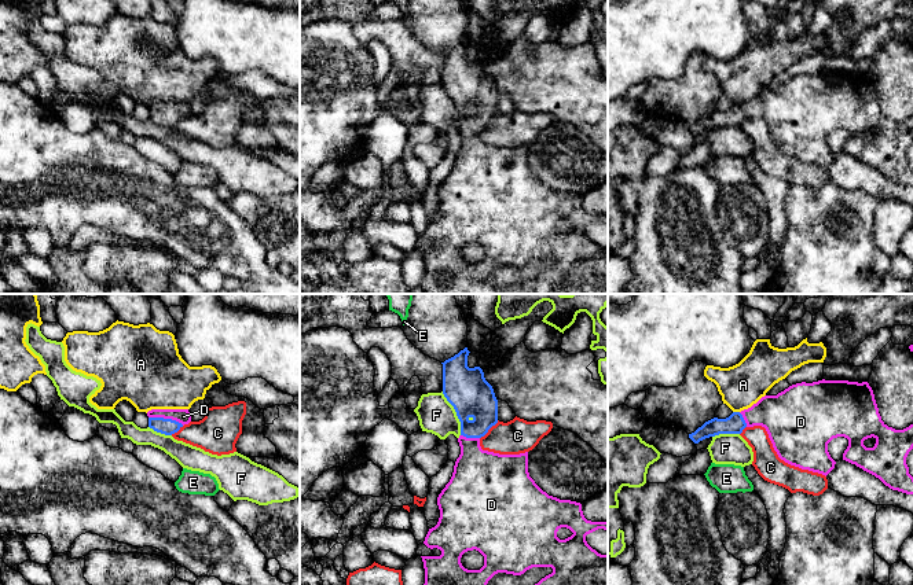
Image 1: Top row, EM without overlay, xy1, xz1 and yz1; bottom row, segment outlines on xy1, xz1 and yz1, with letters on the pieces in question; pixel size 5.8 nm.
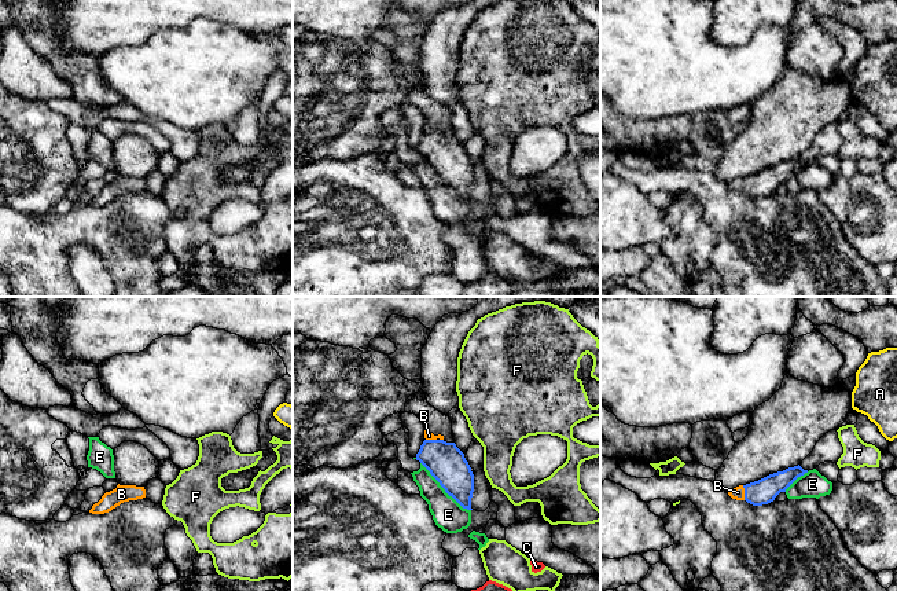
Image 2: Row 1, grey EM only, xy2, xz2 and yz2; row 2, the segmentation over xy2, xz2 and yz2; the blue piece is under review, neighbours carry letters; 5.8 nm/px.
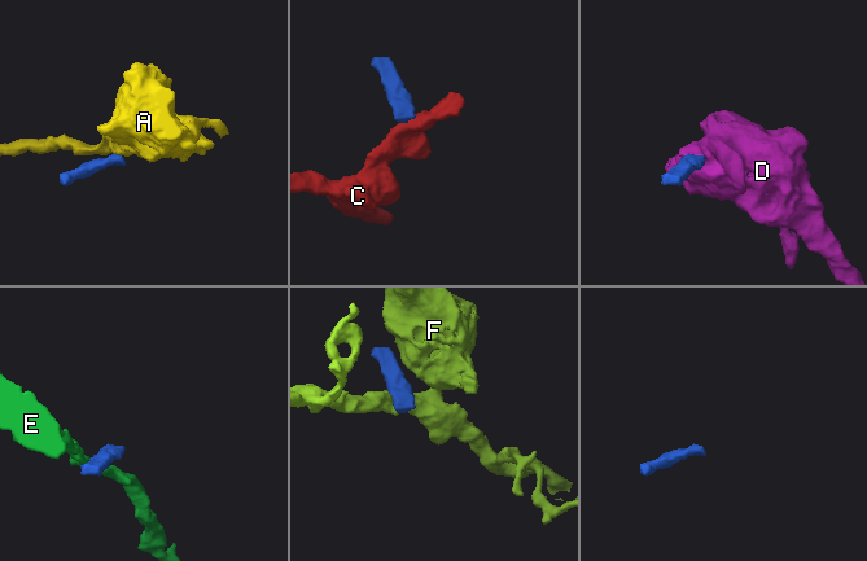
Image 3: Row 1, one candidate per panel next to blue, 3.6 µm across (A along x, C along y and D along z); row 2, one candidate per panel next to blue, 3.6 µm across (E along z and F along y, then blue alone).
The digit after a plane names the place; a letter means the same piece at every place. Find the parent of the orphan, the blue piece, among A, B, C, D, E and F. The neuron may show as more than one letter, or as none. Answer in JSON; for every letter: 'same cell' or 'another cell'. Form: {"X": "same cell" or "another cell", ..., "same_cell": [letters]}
{"A": "another cell", "B": "same cell", "C": "another cell", "D": "same cell", "E": "another cell", "F": "another cell", "same_cell": ["B", "D"]}

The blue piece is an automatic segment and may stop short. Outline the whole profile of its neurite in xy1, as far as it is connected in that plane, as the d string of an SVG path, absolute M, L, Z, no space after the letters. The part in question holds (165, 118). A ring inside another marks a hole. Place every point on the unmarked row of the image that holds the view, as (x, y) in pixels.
M151 102L147 108L148 119L165 128L177 125L191 114L188 102Z

